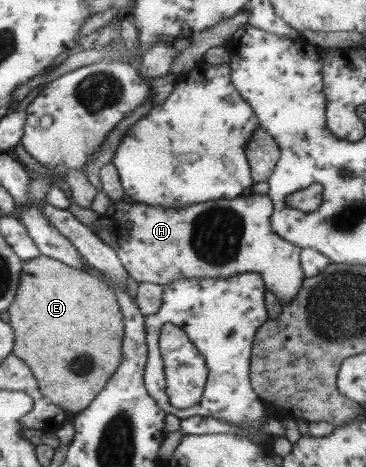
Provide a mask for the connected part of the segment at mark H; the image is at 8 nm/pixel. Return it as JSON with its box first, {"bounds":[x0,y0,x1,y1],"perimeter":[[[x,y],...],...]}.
{"bounds":[96,193,305,304],"perimeter":[[[243,193],[228,200],[209,200],[181,209],[165,209],[141,202],[121,203],[111,200],[106,213],[96,221],[97,237],[113,248],[128,271],[128,277],[138,282],[151,282],[162,286],[182,277],[227,278],[233,274],[258,273],[266,285],[266,291],[273,293],[283,304],[297,297],[305,274],[300,264],[300,248],[285,241],[273,231],[270,219],[274,207],[267,194]]]}

